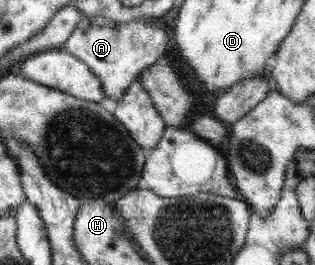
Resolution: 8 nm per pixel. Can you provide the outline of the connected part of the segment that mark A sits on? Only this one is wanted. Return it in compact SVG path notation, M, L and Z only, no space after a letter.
M82 16L72 35L66 40L64 52L82 60L87 68L102 82L102 92L106 98L118 99L128 91L130 84L151 64L162 61L166 50L171 47L172 31L166 30L166 25L154 22L132 20L125 24L115 22L104 16Z

